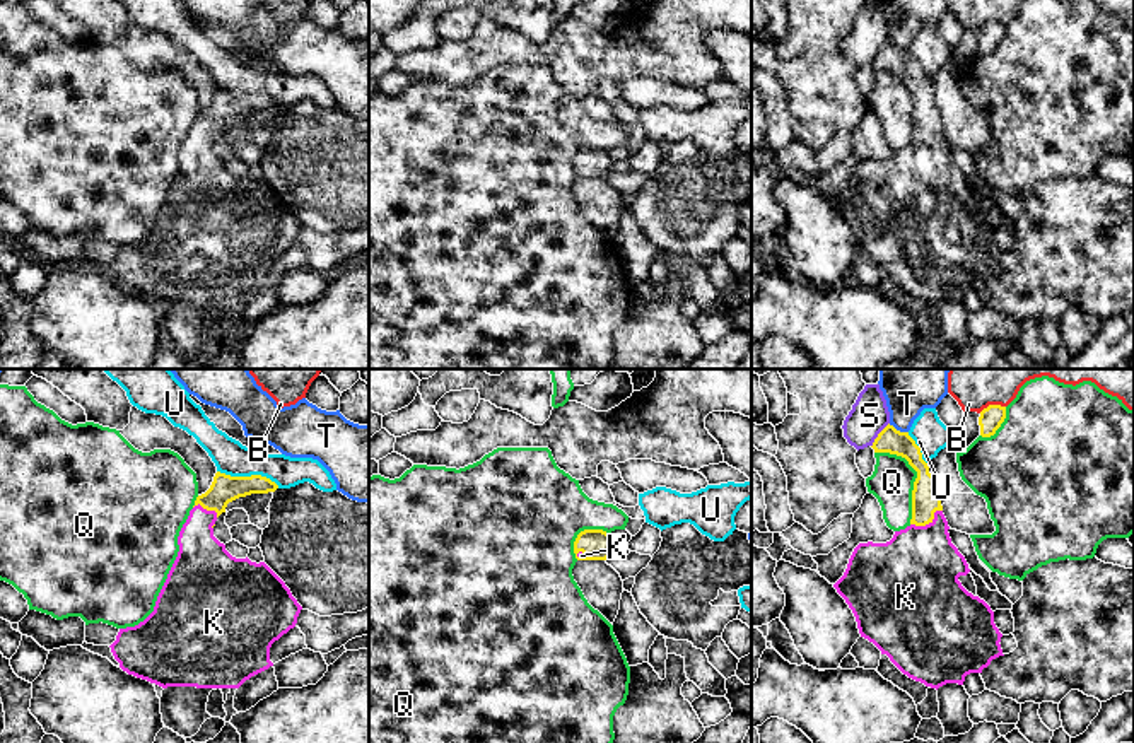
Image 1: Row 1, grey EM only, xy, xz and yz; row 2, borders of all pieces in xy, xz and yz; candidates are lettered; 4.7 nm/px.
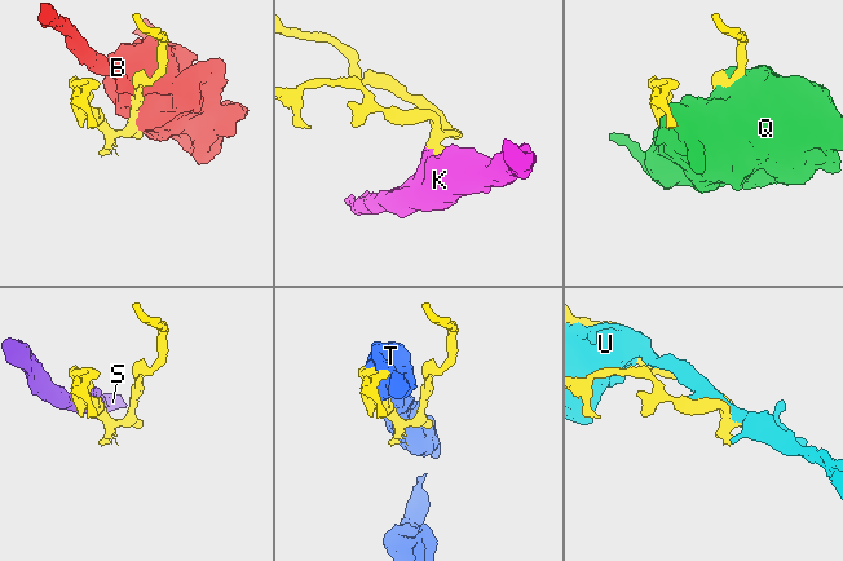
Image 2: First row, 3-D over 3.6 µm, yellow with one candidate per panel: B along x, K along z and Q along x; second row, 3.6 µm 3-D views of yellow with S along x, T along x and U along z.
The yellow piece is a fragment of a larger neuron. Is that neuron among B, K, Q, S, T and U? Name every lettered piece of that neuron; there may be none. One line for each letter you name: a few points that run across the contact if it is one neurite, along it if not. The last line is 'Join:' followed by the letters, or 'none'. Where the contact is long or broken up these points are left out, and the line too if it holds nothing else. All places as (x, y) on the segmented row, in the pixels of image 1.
K: yz (926, 499), (928, 523), (916, 574)
Join: K

